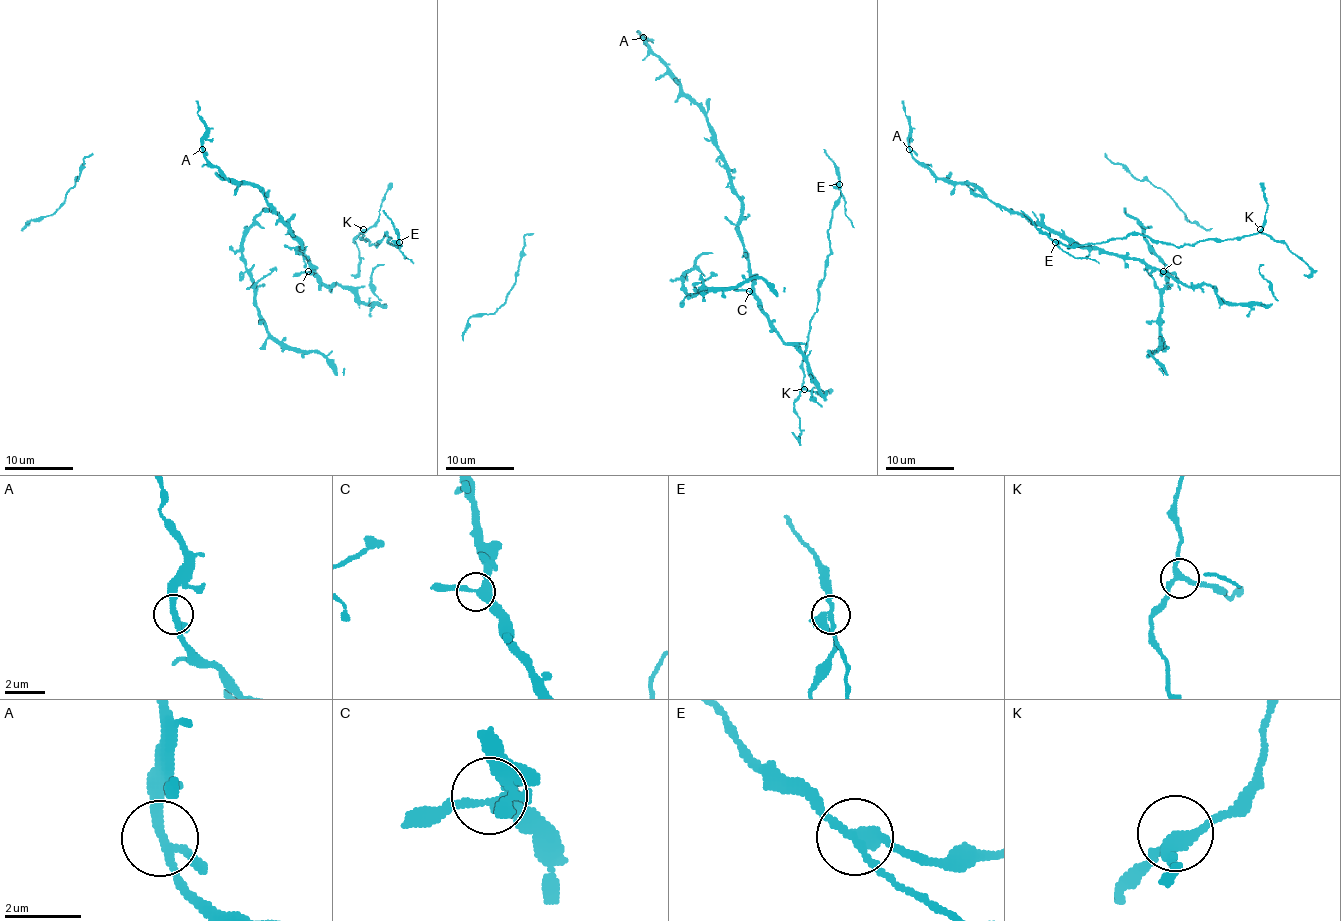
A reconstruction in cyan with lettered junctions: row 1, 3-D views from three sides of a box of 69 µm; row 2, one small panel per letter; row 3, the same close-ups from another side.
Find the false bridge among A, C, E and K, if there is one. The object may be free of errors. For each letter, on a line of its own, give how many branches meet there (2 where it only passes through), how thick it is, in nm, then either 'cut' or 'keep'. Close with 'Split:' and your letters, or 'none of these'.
A: branches 3; calibre 240 nm; keep
C: branches 3; calibre 300 nm; keep
E: branches 3; calibre 280 nm; cut
K: branches 3; calibre 240 nm; keep
Split: E

